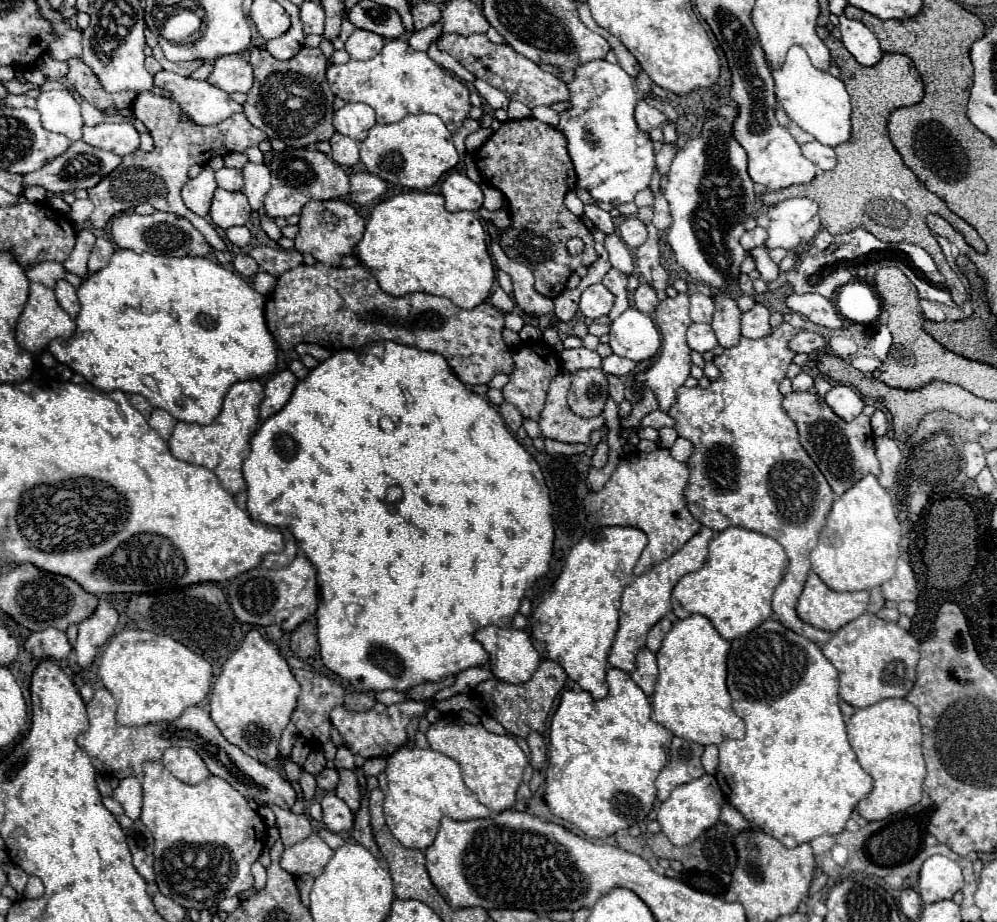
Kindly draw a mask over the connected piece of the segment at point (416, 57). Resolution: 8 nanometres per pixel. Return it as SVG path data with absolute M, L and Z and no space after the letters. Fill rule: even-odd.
M402 39L386 41L384 49L368 61L348 61L344 65L330 63L326 77L336 97L346 103L370 105L376 111L378 123L398 123L410 113L434 113L450 131L456 131L472 107L468 101L468 89L458 77L444 73L444 69L426 53L414 51Z

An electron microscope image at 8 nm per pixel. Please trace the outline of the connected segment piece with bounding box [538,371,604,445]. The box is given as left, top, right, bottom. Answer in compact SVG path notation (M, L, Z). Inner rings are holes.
M560 371L552 379L550 389L548 389L548 399L546 399L538 425L542 429L542 437L556 439L562 443L586 443L588 445L590 433L604 425L604 417L600 415L598 419L582 419L570 413L566 405L570 377L572 375L568 371Z

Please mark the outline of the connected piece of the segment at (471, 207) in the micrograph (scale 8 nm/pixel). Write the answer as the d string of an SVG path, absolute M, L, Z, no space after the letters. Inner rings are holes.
M450 173L442 181L442 195L446 199L446 209L448 211L480 211L484 195L480 185L470 181L462 173Z

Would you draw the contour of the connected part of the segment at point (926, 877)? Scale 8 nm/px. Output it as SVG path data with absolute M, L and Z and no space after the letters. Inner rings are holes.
M932 855L924 861L918 879L918 893L924 903L952 899L964 887L962 869L944 855Z

